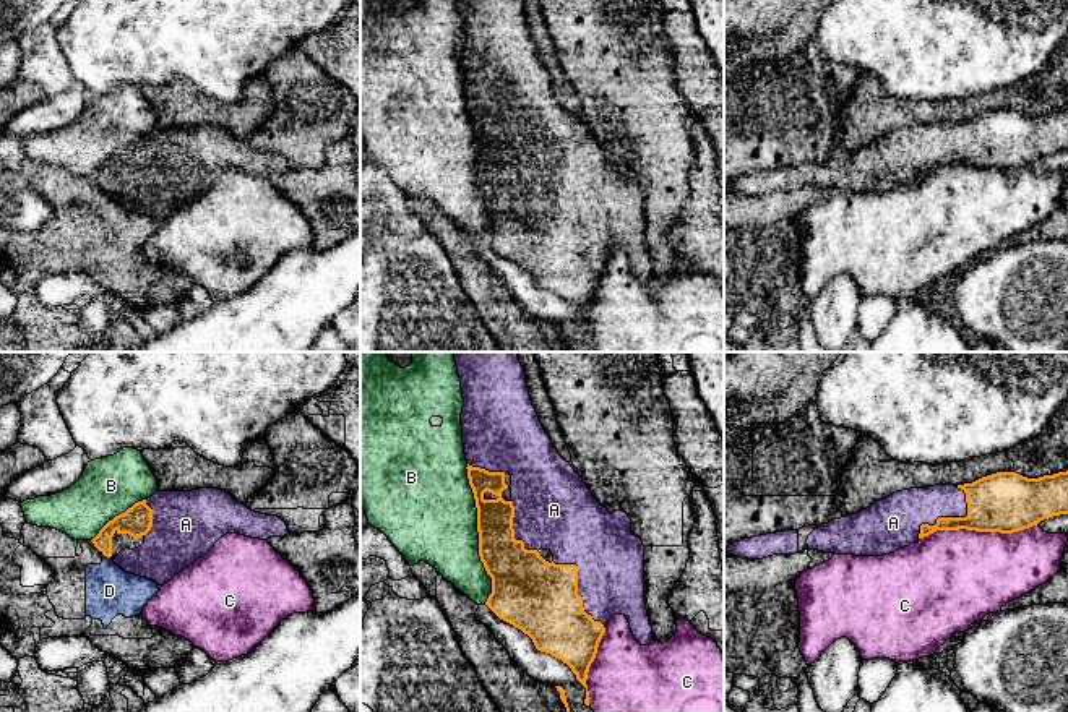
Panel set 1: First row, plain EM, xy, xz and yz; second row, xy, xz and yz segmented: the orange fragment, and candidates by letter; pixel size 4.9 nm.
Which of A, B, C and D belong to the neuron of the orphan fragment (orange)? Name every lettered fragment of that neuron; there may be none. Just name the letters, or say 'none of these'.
A

